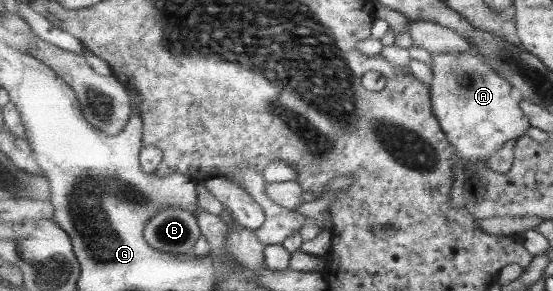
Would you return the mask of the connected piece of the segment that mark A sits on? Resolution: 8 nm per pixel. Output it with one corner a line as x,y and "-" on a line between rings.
472,50
460,53
432,54
434,81
432,83
431,103
436,118
439,119
447,139
460,152
468,167
477,168
480,164
488,166
487,161
494,152
504,149
508,141
517,141
527,136
530,121
526,119
524,111
520,109
518,95
504,77
492,70
483,57

